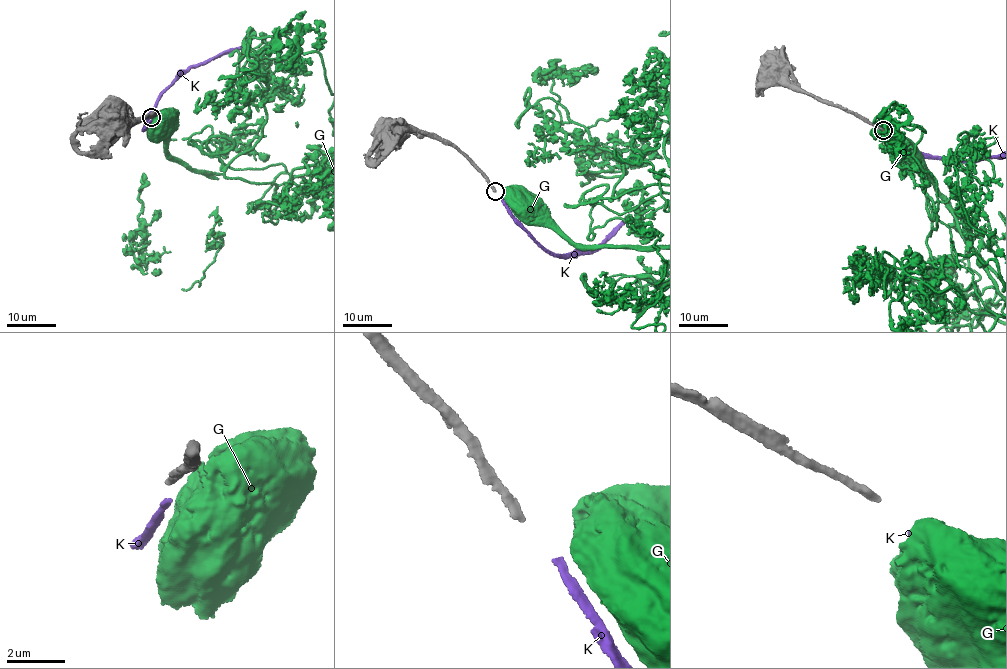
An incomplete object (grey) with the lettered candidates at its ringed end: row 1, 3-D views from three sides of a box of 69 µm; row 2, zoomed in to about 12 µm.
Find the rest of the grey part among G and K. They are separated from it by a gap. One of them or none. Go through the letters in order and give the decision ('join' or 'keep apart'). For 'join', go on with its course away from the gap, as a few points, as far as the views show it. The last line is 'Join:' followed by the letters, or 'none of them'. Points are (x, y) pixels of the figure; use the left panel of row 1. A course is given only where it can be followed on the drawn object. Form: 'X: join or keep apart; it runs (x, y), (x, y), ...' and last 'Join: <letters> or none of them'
G: keep apart
K: join
Join: K

